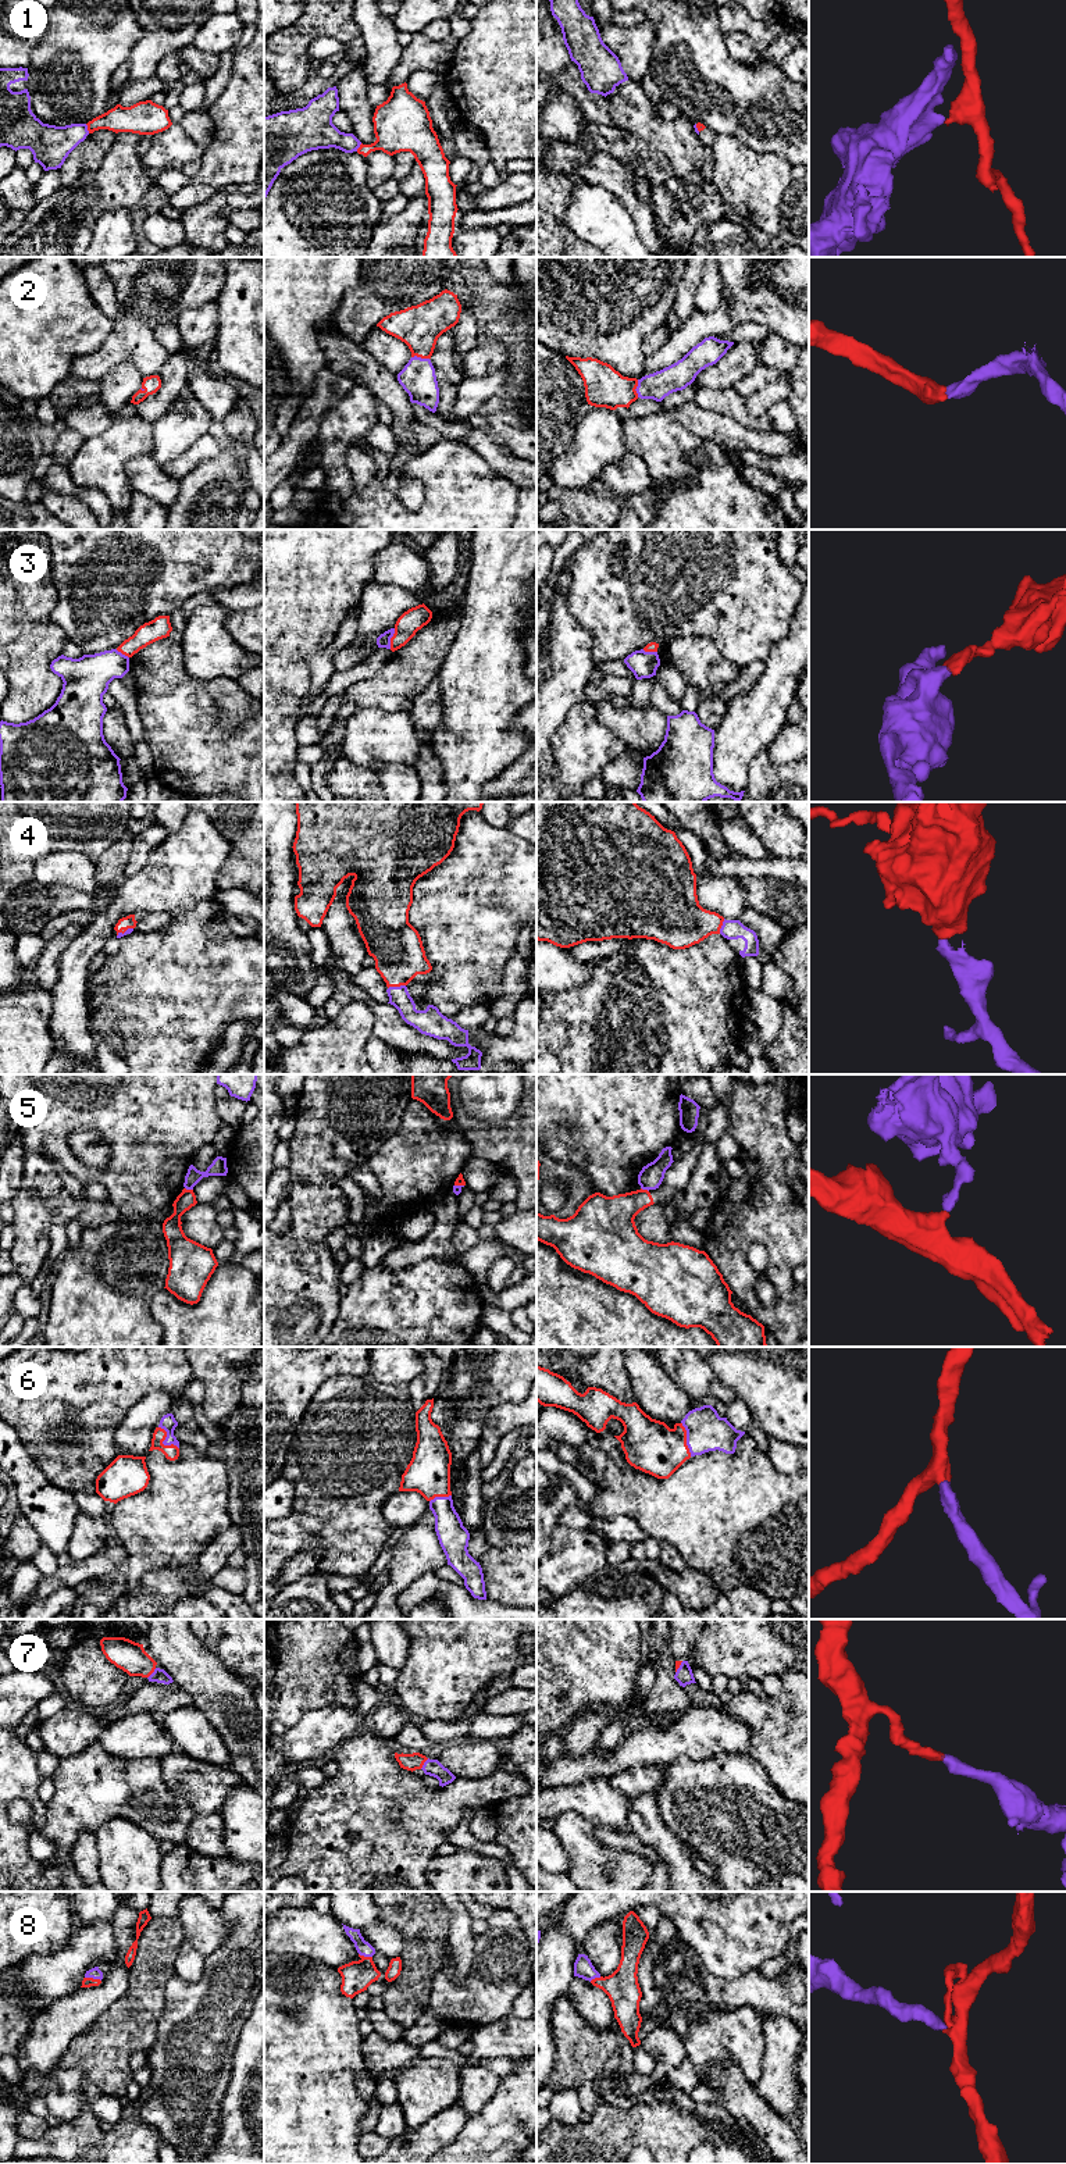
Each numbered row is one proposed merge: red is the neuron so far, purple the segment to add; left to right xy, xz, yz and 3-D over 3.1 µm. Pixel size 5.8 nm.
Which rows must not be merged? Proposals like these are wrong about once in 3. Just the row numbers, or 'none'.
1, 3, 5

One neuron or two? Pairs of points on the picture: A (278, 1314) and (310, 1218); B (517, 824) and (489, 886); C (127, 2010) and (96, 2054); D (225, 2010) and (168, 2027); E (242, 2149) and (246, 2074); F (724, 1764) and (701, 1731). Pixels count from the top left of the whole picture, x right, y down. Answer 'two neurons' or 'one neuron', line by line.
A: one neuron
B: two neurons
C: one neuron
D: one neuron
E: one neuron
F: two neurons

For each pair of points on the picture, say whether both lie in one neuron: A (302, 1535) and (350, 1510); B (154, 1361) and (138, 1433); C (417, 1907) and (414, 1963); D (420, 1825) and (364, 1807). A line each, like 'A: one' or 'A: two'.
A: two
B: two
C: one
D: one

